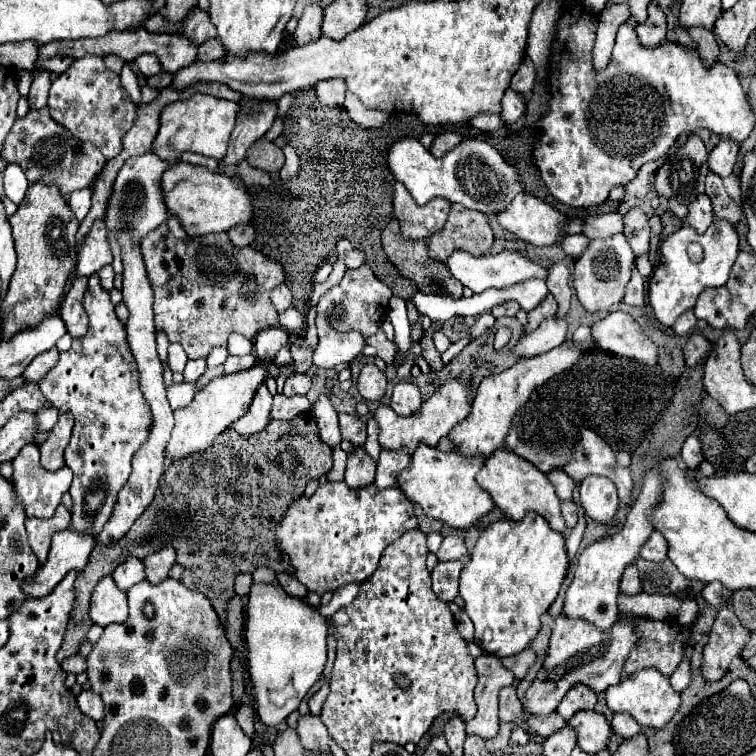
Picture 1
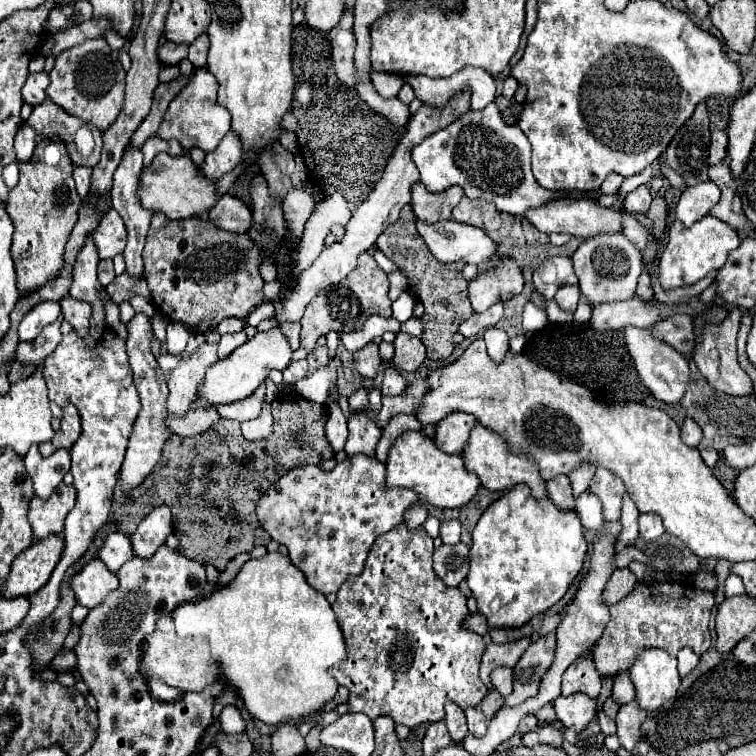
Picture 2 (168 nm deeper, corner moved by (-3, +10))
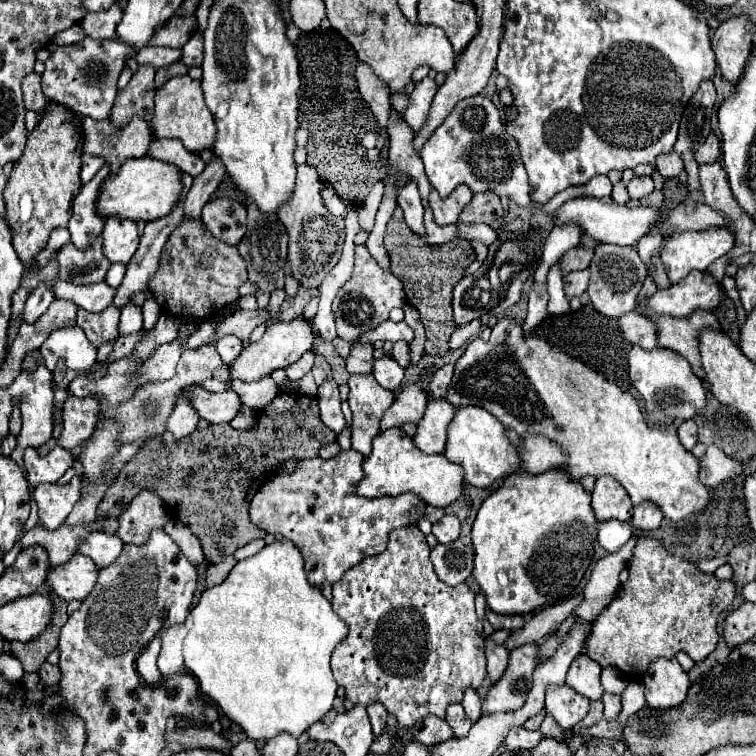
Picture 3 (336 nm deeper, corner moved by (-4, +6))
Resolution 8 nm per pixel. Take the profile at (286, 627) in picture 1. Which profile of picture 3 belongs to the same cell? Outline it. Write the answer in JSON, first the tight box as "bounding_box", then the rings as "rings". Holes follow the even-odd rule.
{"bounding_box":[184,540,346,740],"rings":[[[276,540],[256,556],[236,562],[222,584],[202,594],[200,602],[192,608],[192,628],[184,640],[184,666],[198,680],[200,692],[212,698],[232,722],[242,726],[248,738],[262,740],[278,732],[290,732],[298,738],[332,708],[338,684],[330,670],[330,658],[344,638],[346,624],[334,614],[332,604],[322,592],[308,584],[302,554],[292,542]],[[236,602],[246,602],[246,616],[236,616]],[[224,610],[234,610],[234,624],[244,622],[244,626],[230,626]]]}

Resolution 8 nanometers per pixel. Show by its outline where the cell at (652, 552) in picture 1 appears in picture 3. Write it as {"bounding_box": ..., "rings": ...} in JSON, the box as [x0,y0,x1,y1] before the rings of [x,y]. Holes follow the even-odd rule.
{"bounding_box":[632,502,662,532],"rings":[[[642,502],[634,508],[634,516],[632,516],[632,526],[636,530],[642,530],[642,532],[652,532],[652,530],[658,530],[660,528],[660,522],[662,522],[662,512],[660,508],[656,508],[656,504],[652,502]]]}

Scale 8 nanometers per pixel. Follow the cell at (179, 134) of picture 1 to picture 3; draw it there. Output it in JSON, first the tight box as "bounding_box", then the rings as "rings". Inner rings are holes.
{"bounding_box":[150,76,218,152],"rings":[[[176,76],[176,78],[168,80],[168,84],[160,86],[154,96],[154,118],[150,122],[150,128],[156,138],[182,140],[184,148],[190,152],[212,150],[218,130],[216,130],[216,124],[214,124],[210,110],[204,104],[202,82],[192,80],[190,76]]]}

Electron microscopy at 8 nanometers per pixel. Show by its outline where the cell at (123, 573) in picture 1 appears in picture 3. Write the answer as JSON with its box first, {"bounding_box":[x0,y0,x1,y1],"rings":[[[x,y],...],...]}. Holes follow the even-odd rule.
{"bounding_box":[78,532,124,568],"rings":[[[92,532],[80,546],[78,552],[82,552],[84,556],[90,556],[98,568],[110,566],[112,562],[116,562],[116,558],[122,554],[124,542],[120,542],[120,538],[116,534],[108,534],[108,532]]]}

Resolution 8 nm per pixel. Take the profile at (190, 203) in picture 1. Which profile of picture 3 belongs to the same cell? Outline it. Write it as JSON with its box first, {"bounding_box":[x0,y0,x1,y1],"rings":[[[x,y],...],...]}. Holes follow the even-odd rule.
{"bounding_box":[98,156,184,222],"rings":[[[148,156],[138,160],[128,160],[124,162],[124,166],[116,176],[110,174],[106,178],[98,198],[98,210],[104,216],[120,216],[144,222],[168,216],[176,208],[176,202],[180,202],[184,192],[184,184],[180,184],[180,174],[182,172],[178,170],[178,166]]]}

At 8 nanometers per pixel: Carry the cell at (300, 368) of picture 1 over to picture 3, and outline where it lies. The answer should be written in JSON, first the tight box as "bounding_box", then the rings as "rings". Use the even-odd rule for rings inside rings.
{"bounding_box":[332,244,406,342],"rings":[[[364,244],[356,246],[356,262],[354,262],[352,278],[340,288],[340,292],[336,294],[334,304],[332,304],[338,336],[348,342],[356,342],[358,336],[366,334],[380,322],[388,320],[388,314],[392,308],[402,308],[404,304],[406,304],[406,294],[402,290],[402,282],[396,276],[392,276],[390,272],[384,272],[376,264],[376,260],[370,256],[370,252]]]}

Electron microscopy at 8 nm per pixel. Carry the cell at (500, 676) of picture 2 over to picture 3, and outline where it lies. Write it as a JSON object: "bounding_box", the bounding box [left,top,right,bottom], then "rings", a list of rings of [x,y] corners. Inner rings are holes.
{"bounding_box":[486,640,508,684],"rings":[[[486,640],[486,658],[488,658],[488,676],[492,684],[496,684],[504,676],[504,668],[508,666],[508,650],[500,644]]]}

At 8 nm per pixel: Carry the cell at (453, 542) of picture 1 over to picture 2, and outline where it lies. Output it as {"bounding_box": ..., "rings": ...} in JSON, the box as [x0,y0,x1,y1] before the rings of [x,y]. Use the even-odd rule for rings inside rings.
{"bounding_box":[439,520,461,544],"rings":[[[443,520],[439,528],[439,536],[443,544],[457,544],[461,538],[461,524],[459,520]]]}

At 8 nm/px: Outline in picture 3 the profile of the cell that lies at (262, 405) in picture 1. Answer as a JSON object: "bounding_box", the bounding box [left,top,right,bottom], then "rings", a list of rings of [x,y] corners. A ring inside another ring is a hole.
{"bounding_box":[184,386,242,424],"rings":[[[190,386],[184,392],[192,394],[194,408],[210,424],[232,422],[232,418],[242,410],[242,400],[234,390],[224,390],[224,392],[218,392],[218,394],[210,394],[206,390]]]}

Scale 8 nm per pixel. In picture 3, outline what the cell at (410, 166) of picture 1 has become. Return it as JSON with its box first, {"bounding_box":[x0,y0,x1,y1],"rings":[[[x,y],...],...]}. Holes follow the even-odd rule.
{"bounding_box":[422,94,612,214],"rings":[[[482,94],[474,98],[460,100],[456,104],[456,110],[450,112],[450,116],[444,120],[442,126],[434,130],[430,140],[422,148],[422,162],[426,168],[426,176],[432,184],[432,188],[438,190],[440,196],[452,194],[452,190],[460,184],[470,186],[474,194],[494,190],[496,196],[508,198],[516,202],[518,206],[528,206],[528,208],[538,208],[546,214],[552,214],[562,206],[564,202],[580,196],[610,196],[612,194],[612,184],[608,176],[596,176],[592,182],[582,184],[582,186],[570,186],[566,192],[556,194],[546,204],[534,202],[530,198],[530,186],[528,186],[528,176],[524,170],[524,162],[520,158],[520,148],[514,142],[514,138],[504,130],[504,124],[500,120],[500,112],[494,106],[494,102]]]}

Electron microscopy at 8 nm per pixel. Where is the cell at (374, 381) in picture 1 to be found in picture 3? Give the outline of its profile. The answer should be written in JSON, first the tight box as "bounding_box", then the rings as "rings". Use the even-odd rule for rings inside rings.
{"bounding_box":[346,344,374,374],"rings":[[[354,344],[346,360],[346,370],[350,374],[370,374],[374,362],[372,354],[374,354],[372,344]]]}

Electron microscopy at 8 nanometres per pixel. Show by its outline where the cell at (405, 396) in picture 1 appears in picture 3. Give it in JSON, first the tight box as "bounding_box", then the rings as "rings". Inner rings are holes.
{"bounding_box":[374,356,404,392],"rings":[[[384,356],[382,360],[374,362],[374,378],[380,382],[380,386],[394,392],[402,384],[404,368],[398,366],[398,362],[392,356]]]}

